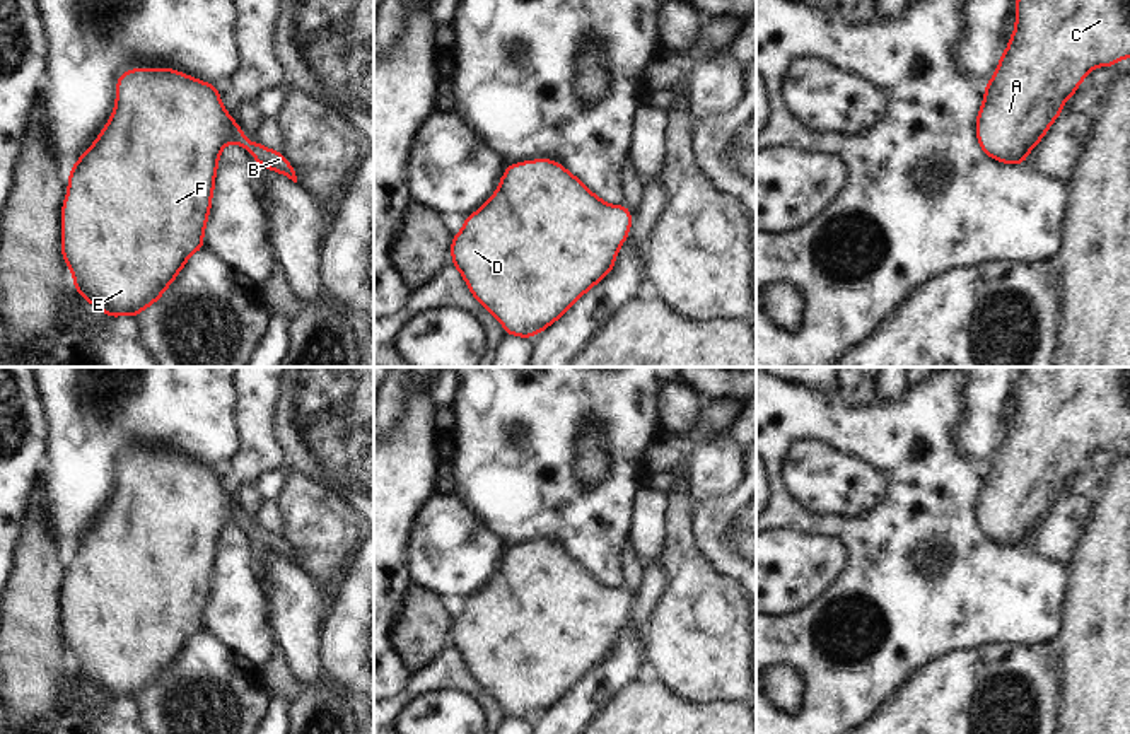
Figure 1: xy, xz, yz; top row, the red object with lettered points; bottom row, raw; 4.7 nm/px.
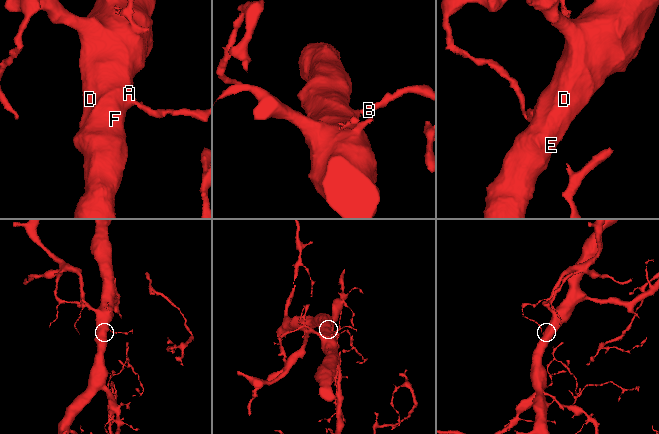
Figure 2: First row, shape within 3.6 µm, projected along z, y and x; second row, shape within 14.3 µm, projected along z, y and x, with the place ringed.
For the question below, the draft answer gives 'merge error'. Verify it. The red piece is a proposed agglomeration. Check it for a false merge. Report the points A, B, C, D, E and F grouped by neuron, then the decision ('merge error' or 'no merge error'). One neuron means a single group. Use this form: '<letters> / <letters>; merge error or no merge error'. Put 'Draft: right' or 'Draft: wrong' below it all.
A B C D E F; no merge error
Draft: wrong

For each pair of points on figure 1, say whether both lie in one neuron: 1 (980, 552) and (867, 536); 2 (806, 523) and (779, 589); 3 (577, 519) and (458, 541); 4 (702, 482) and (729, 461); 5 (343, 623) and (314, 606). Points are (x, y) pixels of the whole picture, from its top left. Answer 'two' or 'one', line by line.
1: one
2: two
3: two
4: one
5: two

